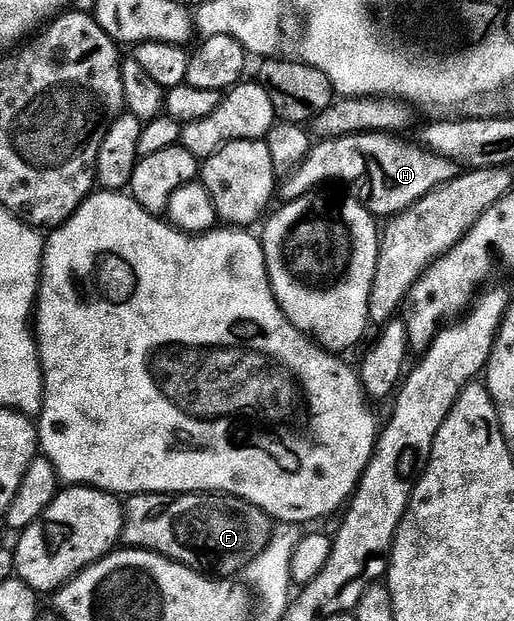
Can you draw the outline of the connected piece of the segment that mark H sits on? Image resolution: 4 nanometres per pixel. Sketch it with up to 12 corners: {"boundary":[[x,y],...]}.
{"boundary":[[381,131],[327,137],[278,200],[326,181],[360,189],[376,218],[449,183],[460,166]]}

